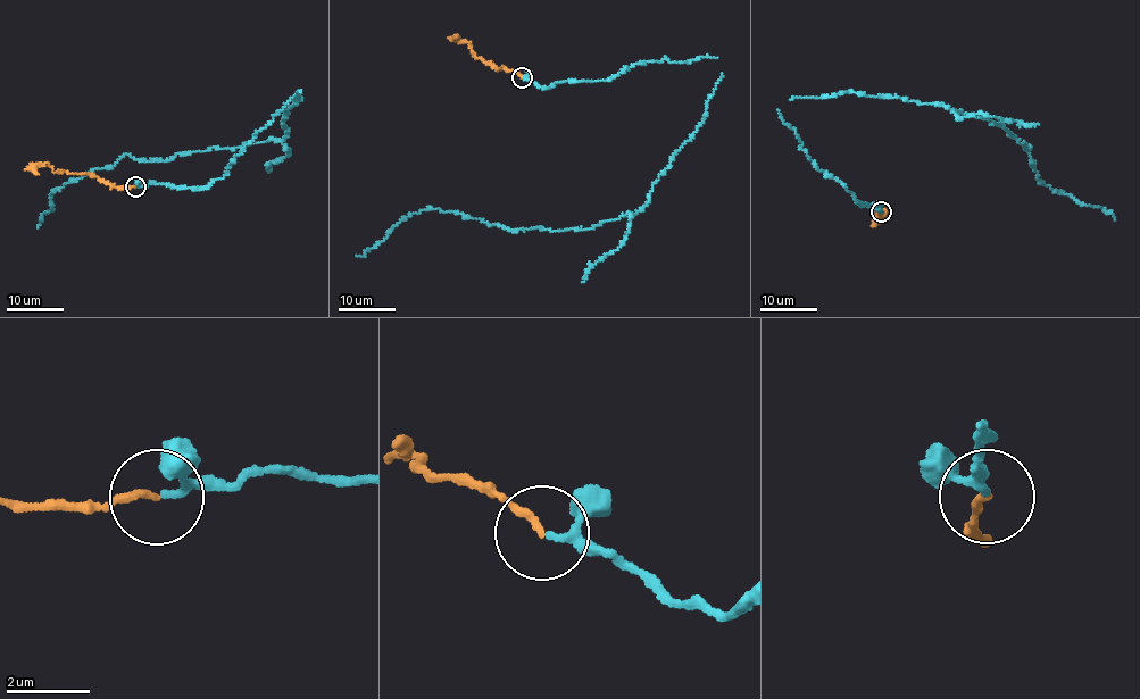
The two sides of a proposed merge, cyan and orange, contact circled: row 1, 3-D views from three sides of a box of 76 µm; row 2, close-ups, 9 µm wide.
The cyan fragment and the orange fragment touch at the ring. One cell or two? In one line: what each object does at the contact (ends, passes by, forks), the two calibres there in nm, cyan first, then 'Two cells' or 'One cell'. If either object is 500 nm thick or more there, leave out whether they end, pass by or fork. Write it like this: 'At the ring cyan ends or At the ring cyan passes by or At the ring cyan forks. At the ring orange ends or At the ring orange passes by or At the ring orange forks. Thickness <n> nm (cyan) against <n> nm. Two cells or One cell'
At the ring cyan passes by. At the ring orange ends. Thickness 140 nm (cyan) against 180 nm. One cell

